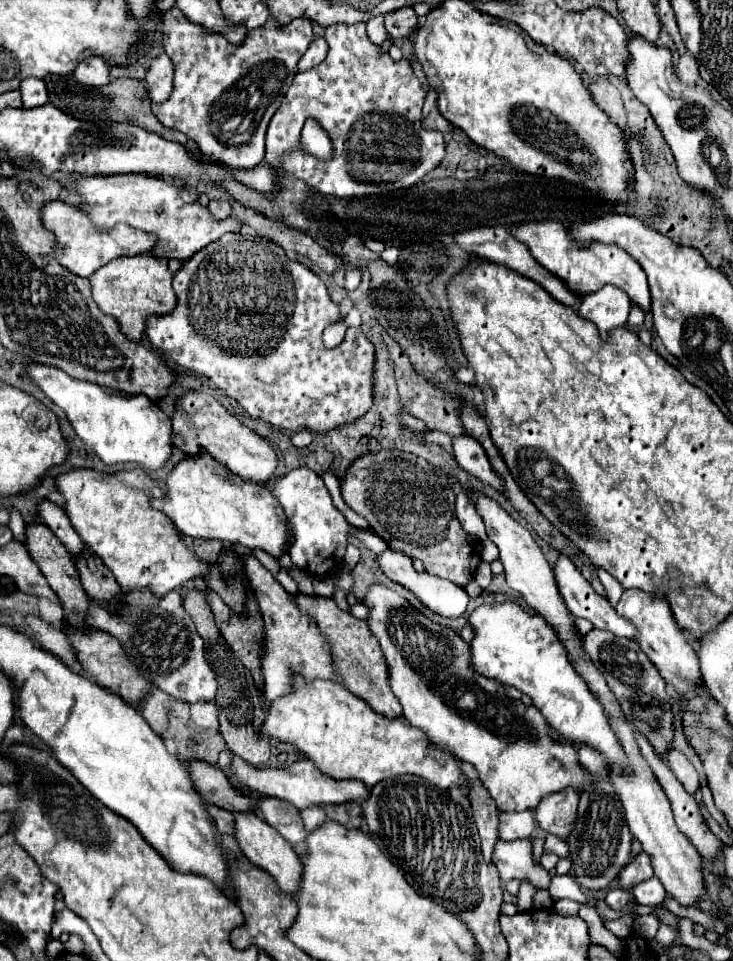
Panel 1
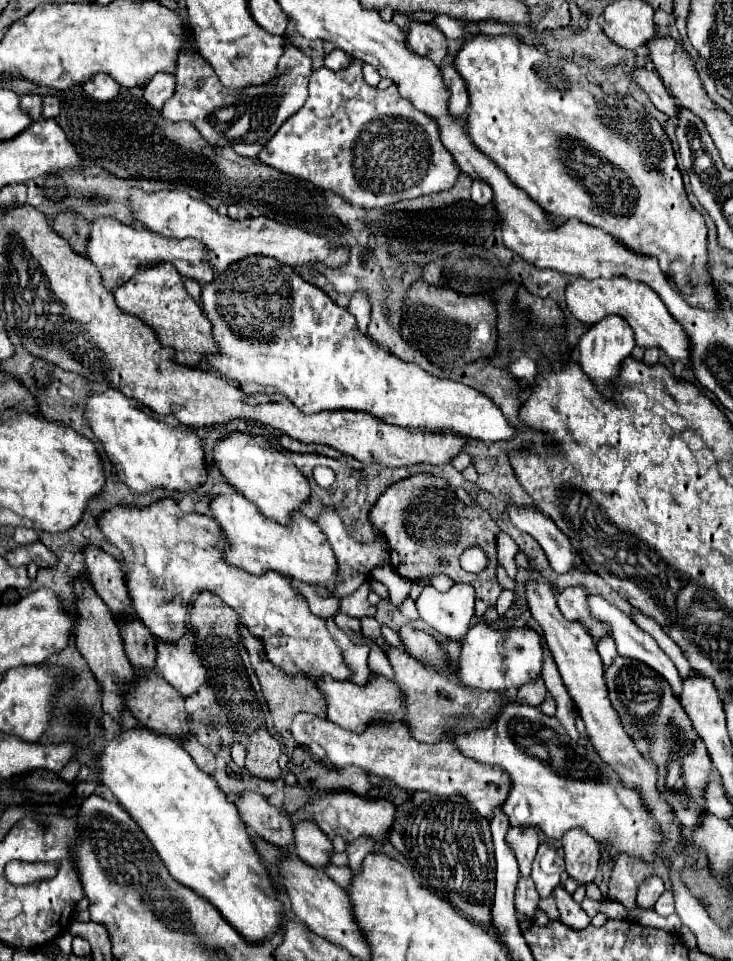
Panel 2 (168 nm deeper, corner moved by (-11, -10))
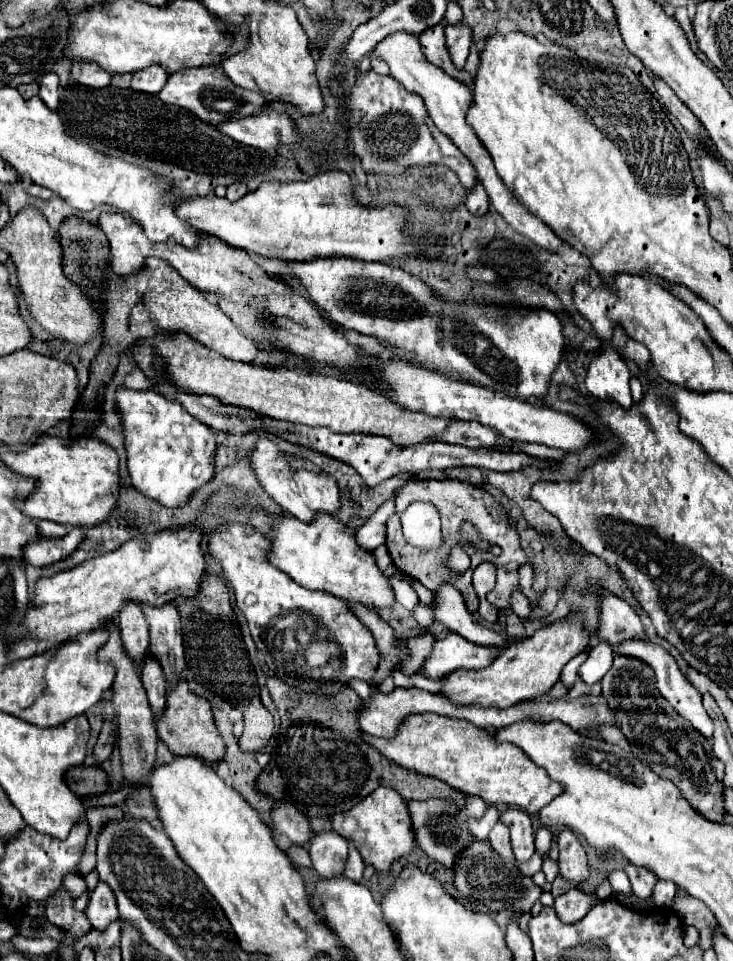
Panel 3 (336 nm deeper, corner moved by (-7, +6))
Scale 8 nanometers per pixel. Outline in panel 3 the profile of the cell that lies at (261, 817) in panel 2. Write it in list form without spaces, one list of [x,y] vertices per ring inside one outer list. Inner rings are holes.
[[[275,804],[273,812],[273,828],[287,836],[297,846],[309,846],[309,840],[313,836],[311,822],[307,816],[303,816],[293,804]]]

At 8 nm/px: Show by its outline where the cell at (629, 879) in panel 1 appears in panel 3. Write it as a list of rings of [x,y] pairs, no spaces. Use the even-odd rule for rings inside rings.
[[[629,864],[625,868],[629,880],[631,880],[631,888],[633,888],[633,894],[639,896],[639,898],[649,898],[651,896],[651,890],[655,886],[655,882],[659,880],[653,872],[647,872],[647,868],[639,868],[639,866],[633,866]]]

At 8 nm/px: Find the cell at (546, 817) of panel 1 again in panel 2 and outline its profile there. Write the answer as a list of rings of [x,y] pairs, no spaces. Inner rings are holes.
[[[573,828],[561,836],[567,874],[581,886],[595,878],[599,866],[599,844],[583,828]]]

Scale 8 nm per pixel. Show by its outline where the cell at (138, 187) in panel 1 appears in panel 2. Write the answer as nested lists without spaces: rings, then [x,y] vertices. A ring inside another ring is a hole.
[[[139,188],[129,190],[129,208],[135,224],[149,232],[155,232],[165,238],[195,238],[207,248],[207,262],[215,270],[225,270],[231,262],[243,260],[253,254],[263,254],[277,258],[283,264],[313,264],[315,260],[327,266],[341,266],[347,262],[345,248],[331,248],[325,236],[309,234],[295,226],[279,224],[271,218],[257,216],[247,220],[231,220],[221,216],[209,204],[191,198],[187,192],[179,190],[161,190],[161,192],[143,192]]]

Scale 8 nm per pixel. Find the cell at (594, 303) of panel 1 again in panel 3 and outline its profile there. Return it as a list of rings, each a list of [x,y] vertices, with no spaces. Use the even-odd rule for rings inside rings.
[[[617,332],[611,342],[603,342],[603,352],[589,364],[585,378],[585,388],[595,400],[615,402],[621,408],[631,406],[629,370],[619,354],[619,346],[625,342],[623,332]]]

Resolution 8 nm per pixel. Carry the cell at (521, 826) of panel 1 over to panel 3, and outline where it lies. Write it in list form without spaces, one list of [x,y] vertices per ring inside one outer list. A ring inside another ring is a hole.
[[[507,808],[499,820],[511,830],[511,844],[515,858],[519,862],[527,862],[535,854],[535,842],[533,842],[535,836],[533,836],[531,818],[517,808]]]

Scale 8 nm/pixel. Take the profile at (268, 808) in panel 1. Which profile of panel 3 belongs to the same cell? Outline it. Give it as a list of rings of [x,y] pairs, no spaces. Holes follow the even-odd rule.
[[[337,832],[315,834],[309,844],[309,854],[313,860],[313,868],[321,874],[321,878],[343,876],[349,844]]]

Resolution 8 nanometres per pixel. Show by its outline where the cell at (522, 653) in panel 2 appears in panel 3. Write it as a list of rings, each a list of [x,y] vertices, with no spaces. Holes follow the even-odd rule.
[[[447,632],[445,636],[435,640],[429,658],[419,668],[419,674],[431,680],[441,680],[459,668],[485,668],[487,664],[491,664],[491,660],[495,660],[499,652],[499,648],[477,646],[459,638],[455,632]]]

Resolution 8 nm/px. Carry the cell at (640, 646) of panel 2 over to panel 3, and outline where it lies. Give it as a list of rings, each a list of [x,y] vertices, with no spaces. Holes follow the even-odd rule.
[[[629,640],[629,642],[623,642],[619,646],[619,652],[625,654],[625,656],[633,656],[633,658],[639,658],[643,660],[647,666],[653,668],[655,672],[655,682],[657,682],[657,690],[659,694],[675,708],[675,712],[679,716],[683,716],[685,720],[691,722],[691,726],[701,732],[705,738],[711,738],[713,736],[713,722],[711,718],[707,716],[703,704],[701,704],[701,694],[687,682],[687,678],[681,674],[677,662],[671,658],[669,652],[665,652],[659,644],[653,644],[653,642],[641,642],[641,640]]]

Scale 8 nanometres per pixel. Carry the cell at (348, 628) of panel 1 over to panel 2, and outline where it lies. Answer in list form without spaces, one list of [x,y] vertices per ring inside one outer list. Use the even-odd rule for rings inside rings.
[[[387,646],[387,658],[395,670],[395,682],[401,690],[401,702],[403,702],[403,710],[407,714],[407,722],[409,722],[409,730],[411,736],[419,742],[439,742],[445,738],[443,734],[443,714],[445,716],[465,716],[465,712],[473,712],[471,716],[487,716],[487,712],[495,712],[495,708],[499,708],[499,704],[503,704],[503,700],[507,700],[505,696],[497,694],[497,692],[477,692],[465,686],[455,686],[449,680],[443,680],[443,676],[435,676],[435,672],[427,672],[417,660],[413,660],[411,656],[407,656],[407,652],[395,648],[395,646]]]

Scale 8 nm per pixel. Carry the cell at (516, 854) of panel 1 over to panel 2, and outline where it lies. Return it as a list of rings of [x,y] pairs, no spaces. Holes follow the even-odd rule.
[[[561,884],[555,886],[555,890],[553,890],[551,896],[557,902],[557,908],[559,908],[559,914],[561,914],[561,922],[563,924],[567,924],[571,928],[577,928],[577,930],[589,926],[591,918],[585,914],[585,910],[579,904],[575,904],[575,900],[569,896],[569,893]]]

